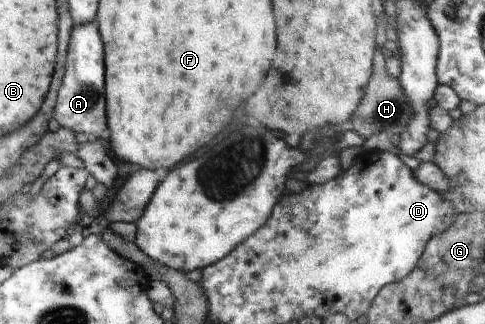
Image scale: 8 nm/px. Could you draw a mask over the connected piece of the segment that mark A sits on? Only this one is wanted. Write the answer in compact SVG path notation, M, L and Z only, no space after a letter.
M95 24L73 28L69 50L67 50L66 71L58 88L54 118L60 126L75 132L83 132L92 138L107 128L105 120L105 62L103 62L103 42Z

